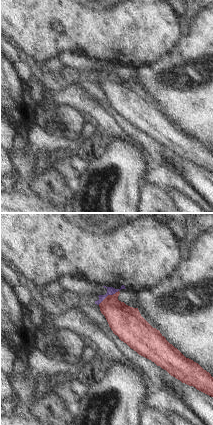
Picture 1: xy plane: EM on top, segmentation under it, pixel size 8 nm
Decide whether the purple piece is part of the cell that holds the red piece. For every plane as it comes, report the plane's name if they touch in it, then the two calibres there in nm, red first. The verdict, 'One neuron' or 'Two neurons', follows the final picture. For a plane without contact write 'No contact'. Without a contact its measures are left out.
Touches red in xy. Thickness 260 nm (red) against 60 nm

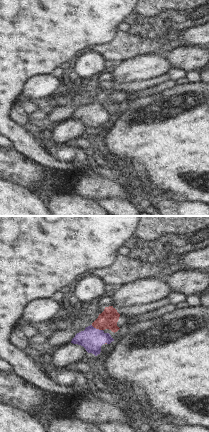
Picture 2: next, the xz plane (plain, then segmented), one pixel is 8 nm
Touches red in xz. Thickness 150 nm (red) against 180 nm

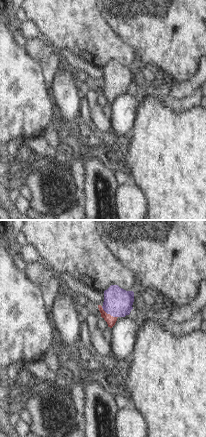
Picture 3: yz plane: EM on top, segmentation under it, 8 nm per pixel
Touches red in yz. Thickness 70 nm (red) against 220 nm

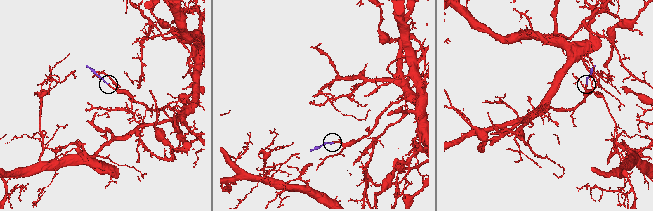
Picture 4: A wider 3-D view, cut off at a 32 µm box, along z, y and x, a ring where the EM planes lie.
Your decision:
One neuron

